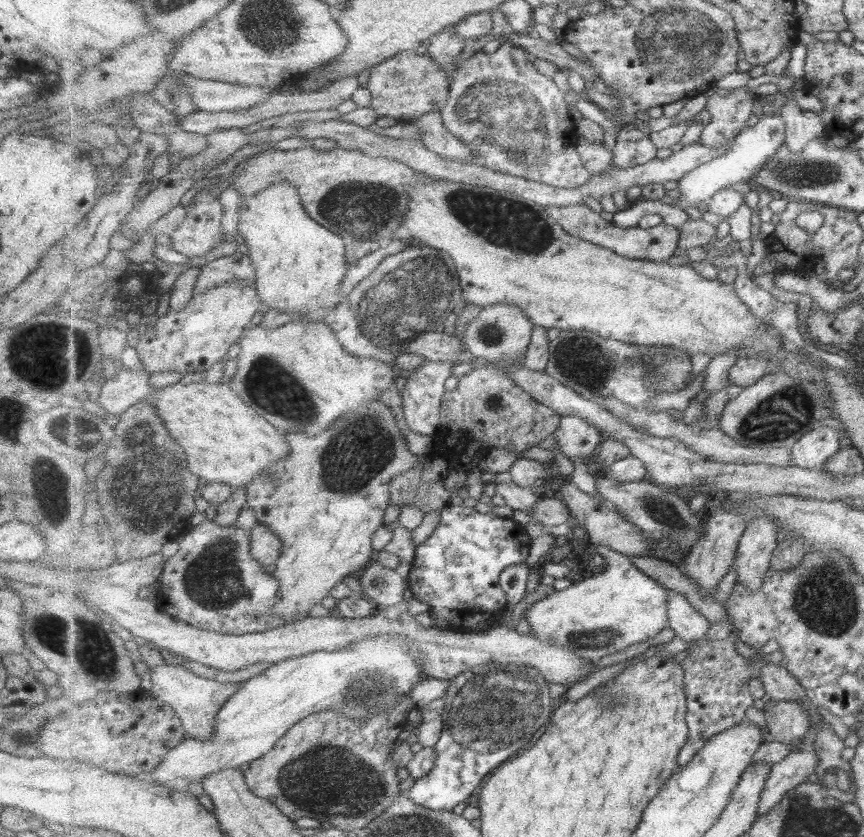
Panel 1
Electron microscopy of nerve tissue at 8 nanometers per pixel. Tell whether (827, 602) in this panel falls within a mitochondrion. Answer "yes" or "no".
yes

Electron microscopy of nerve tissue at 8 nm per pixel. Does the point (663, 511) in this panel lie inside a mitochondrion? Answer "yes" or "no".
yes

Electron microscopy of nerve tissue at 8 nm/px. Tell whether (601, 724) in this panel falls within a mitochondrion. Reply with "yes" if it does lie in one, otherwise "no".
no

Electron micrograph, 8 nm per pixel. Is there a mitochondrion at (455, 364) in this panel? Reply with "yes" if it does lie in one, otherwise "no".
no

